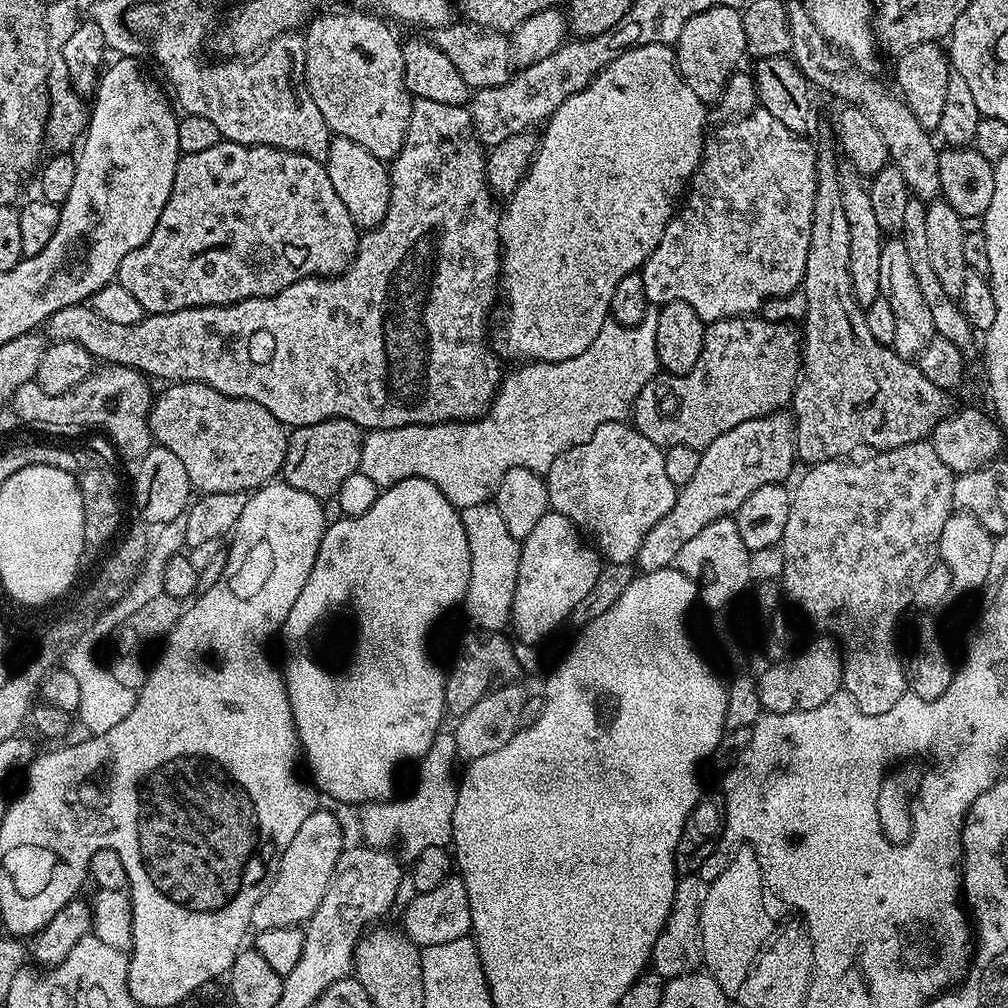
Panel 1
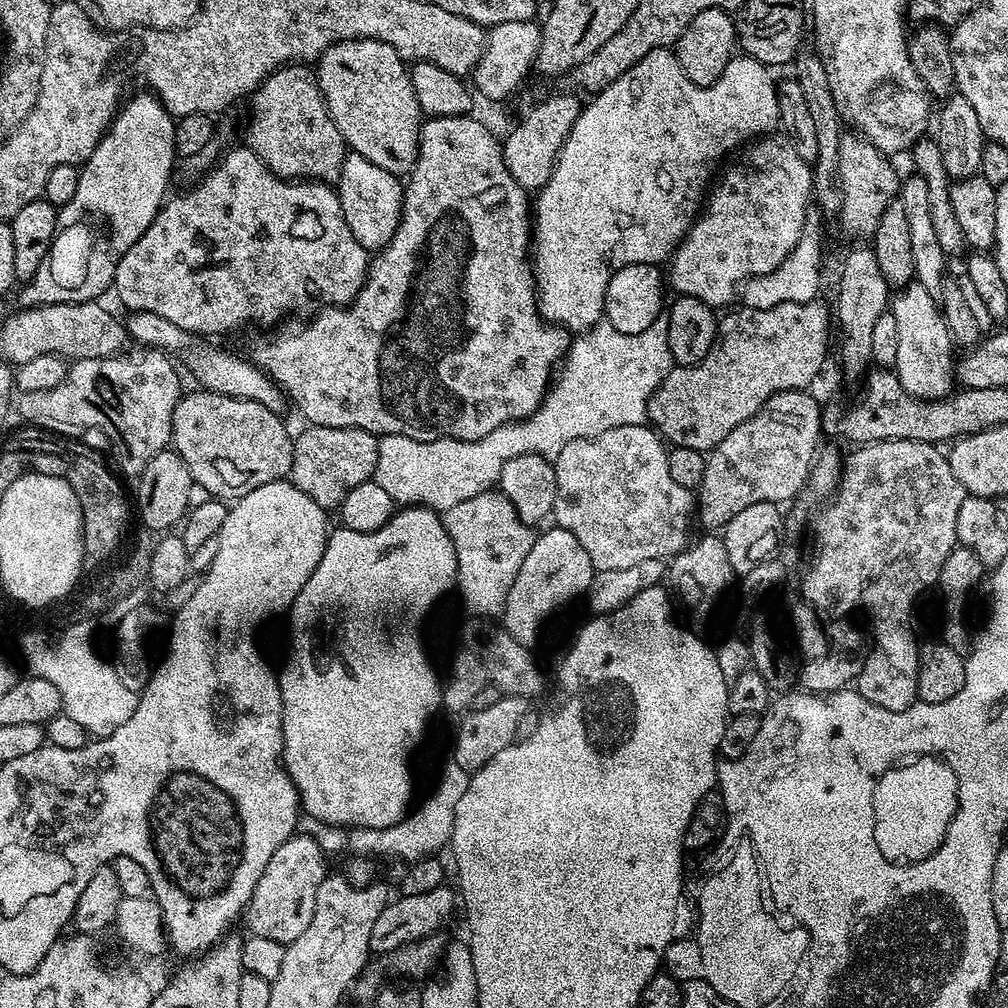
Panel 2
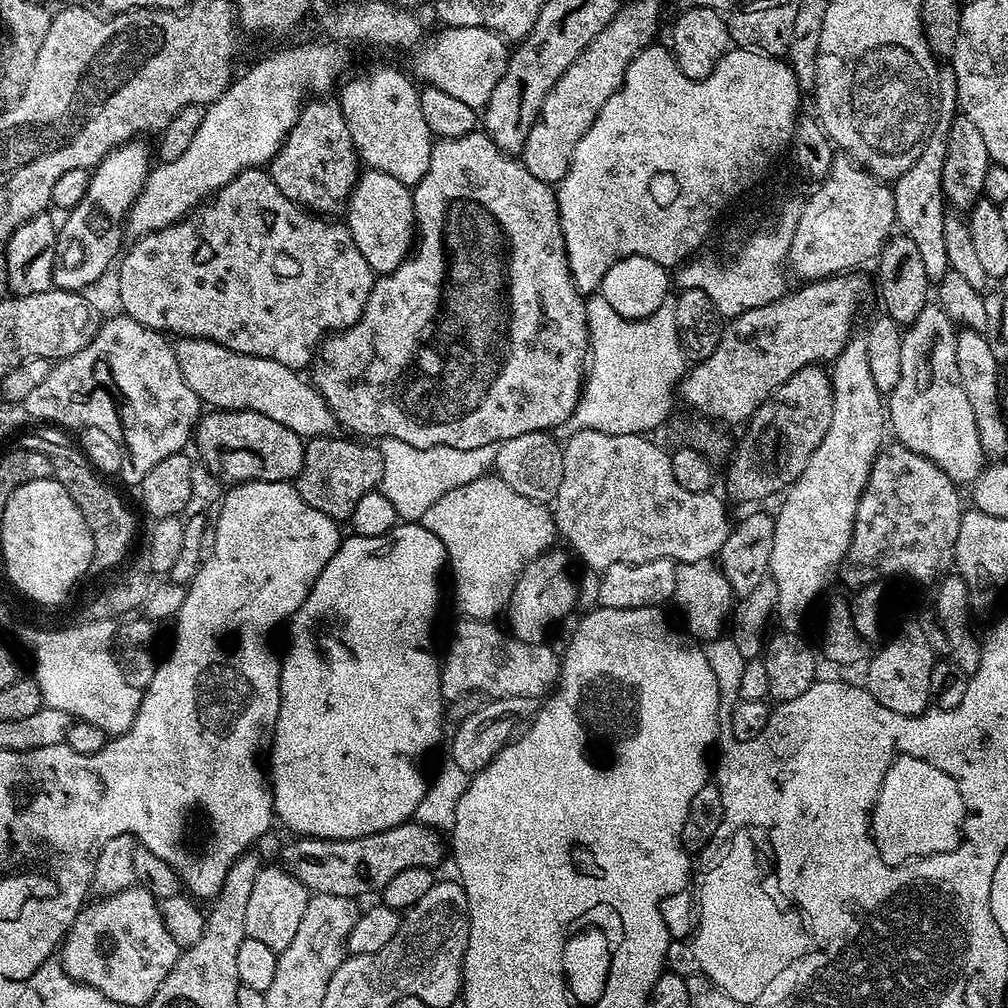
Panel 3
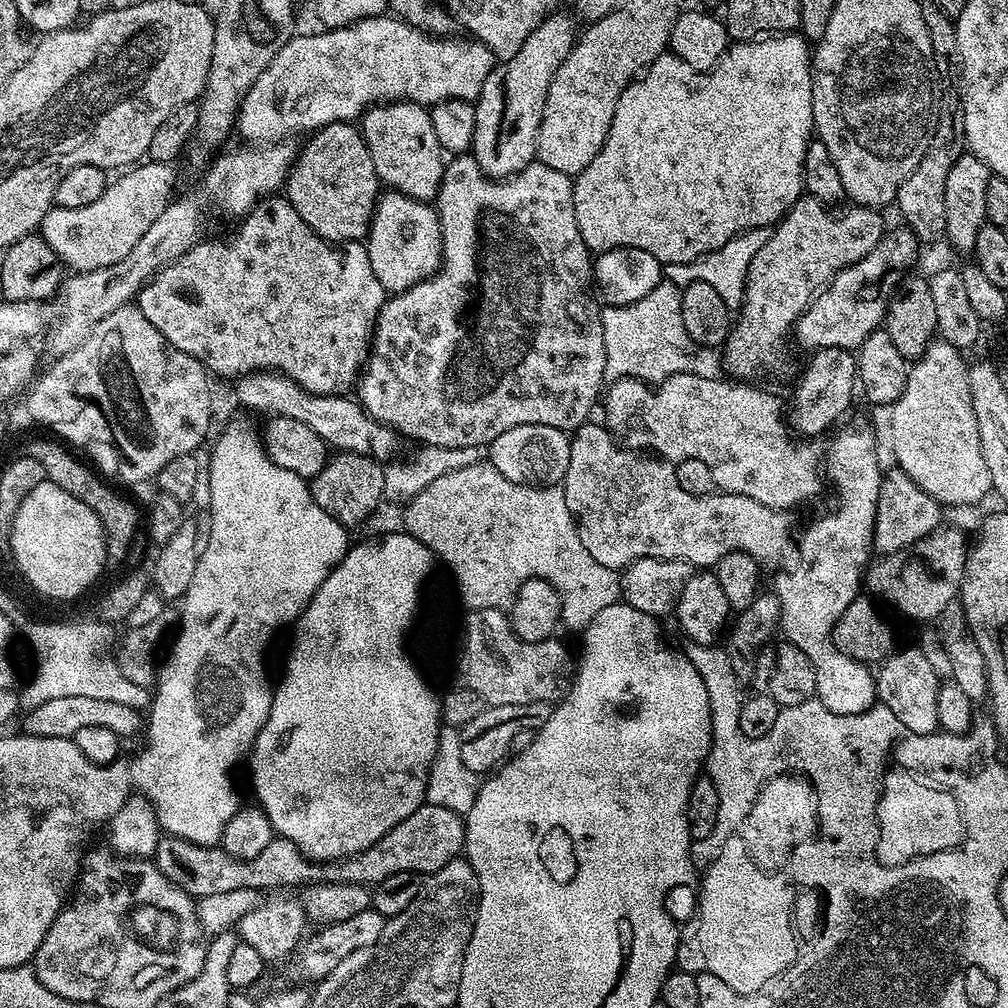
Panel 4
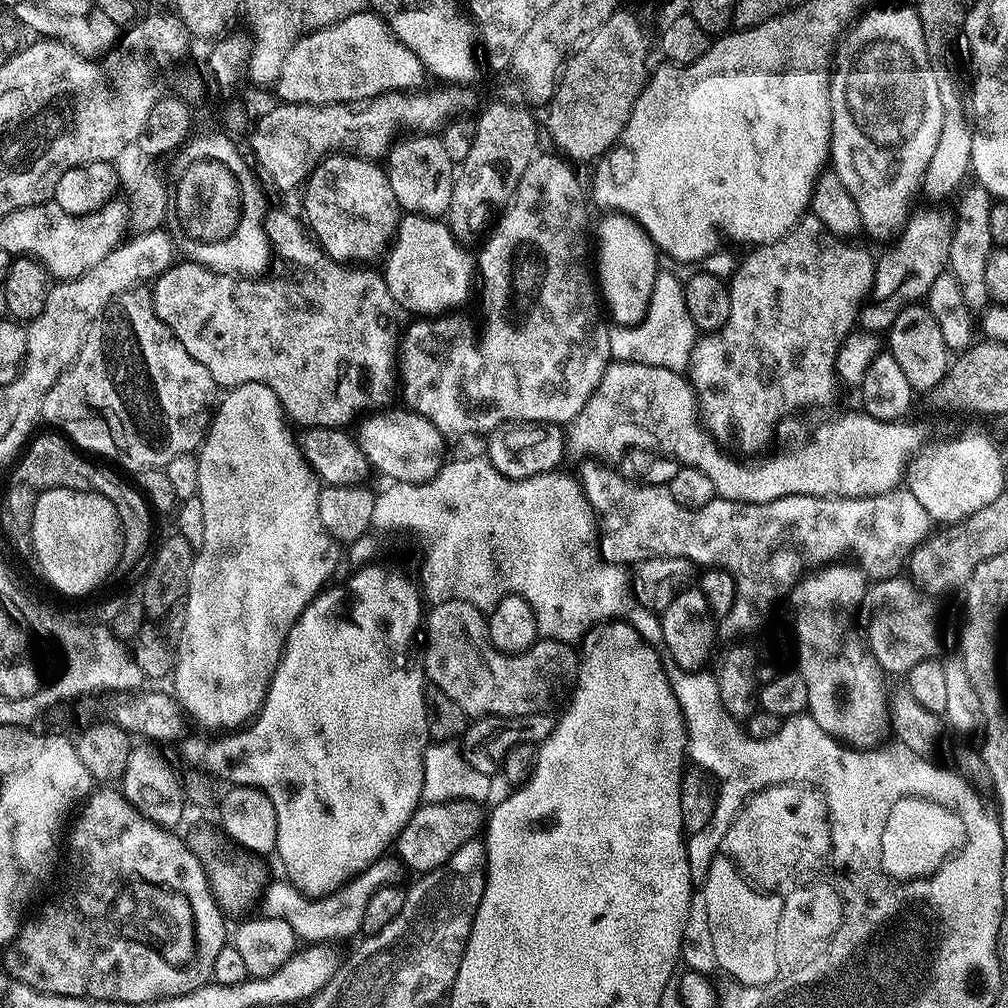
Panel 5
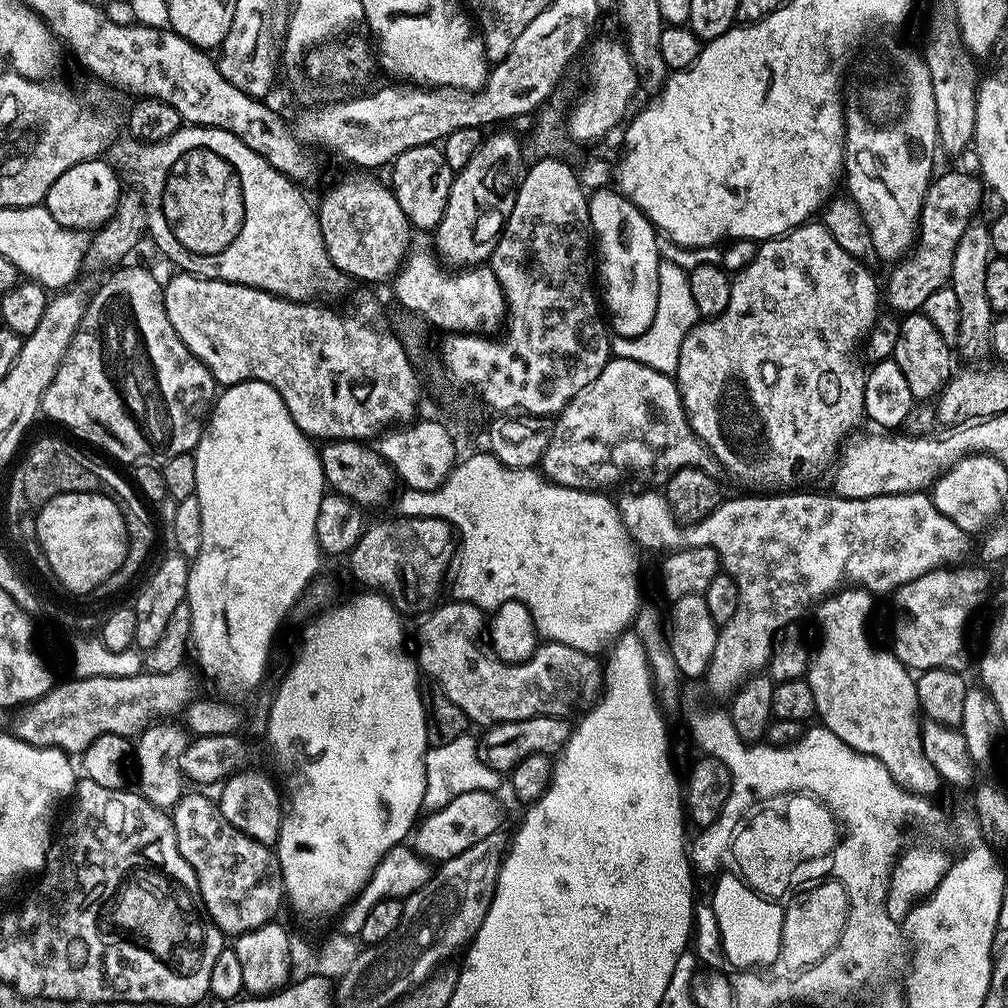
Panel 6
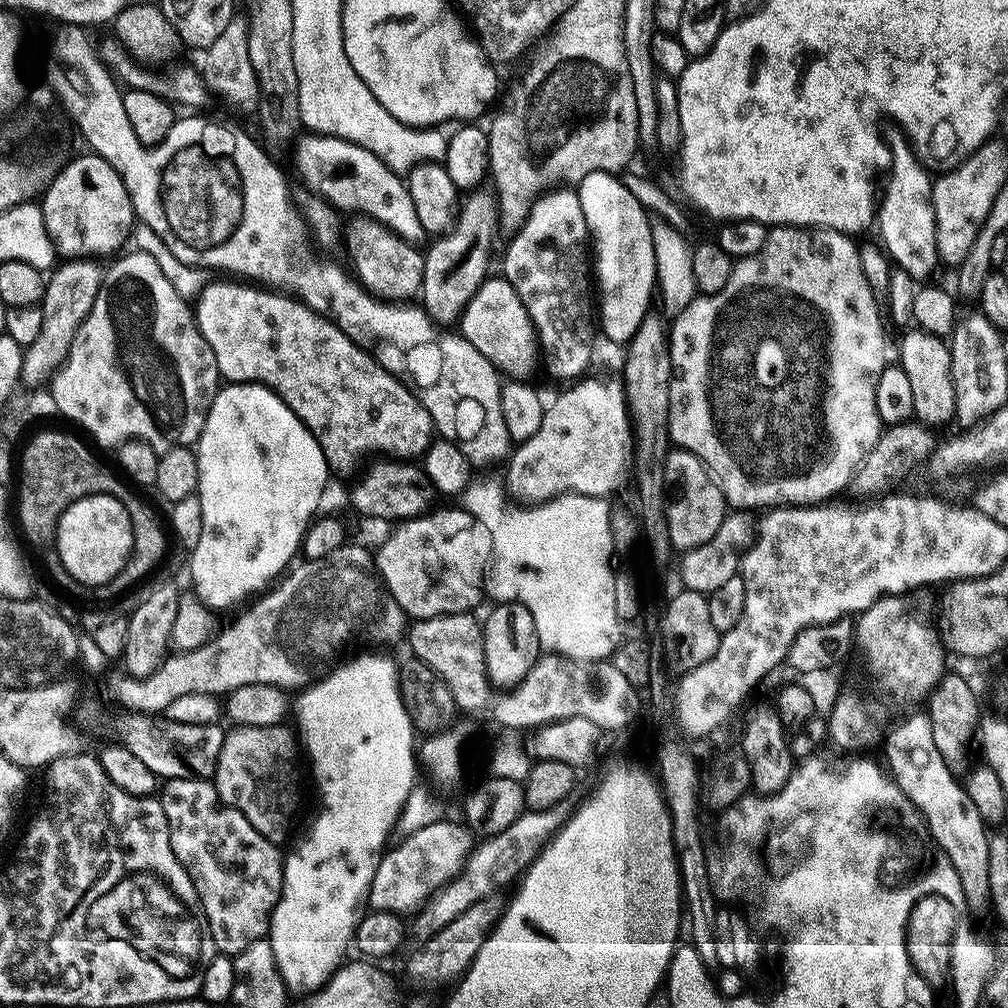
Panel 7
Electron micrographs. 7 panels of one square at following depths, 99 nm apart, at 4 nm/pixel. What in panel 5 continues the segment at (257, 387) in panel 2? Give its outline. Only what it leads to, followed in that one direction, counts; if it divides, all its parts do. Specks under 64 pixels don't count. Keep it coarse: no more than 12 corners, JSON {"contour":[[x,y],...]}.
{"contour":[[411,410],[365,415],[354,439],[401,484],[433,480],[446,438]]}

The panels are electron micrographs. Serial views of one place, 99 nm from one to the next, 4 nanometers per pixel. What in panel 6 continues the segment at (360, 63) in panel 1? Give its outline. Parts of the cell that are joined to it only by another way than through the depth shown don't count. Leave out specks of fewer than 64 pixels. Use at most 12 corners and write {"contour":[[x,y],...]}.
{"contour":[[436,144],[391,161],[413,229],[437,228],[454,175]]}

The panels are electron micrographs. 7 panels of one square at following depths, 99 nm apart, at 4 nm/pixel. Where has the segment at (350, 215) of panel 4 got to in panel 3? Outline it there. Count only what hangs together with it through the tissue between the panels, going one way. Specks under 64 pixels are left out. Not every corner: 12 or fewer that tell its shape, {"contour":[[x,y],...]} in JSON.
{"contour":[[309,99],[266,171],[290,202],[347,209],[362,171],[339,103]]}

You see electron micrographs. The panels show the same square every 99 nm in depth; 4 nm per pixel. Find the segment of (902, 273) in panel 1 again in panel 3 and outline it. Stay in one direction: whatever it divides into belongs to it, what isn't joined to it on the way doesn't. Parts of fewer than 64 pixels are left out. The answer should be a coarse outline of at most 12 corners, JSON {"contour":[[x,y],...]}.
{"contour":[[929,302],[886,400],[899,443],[968,486],[986,467],[957,325]]}

